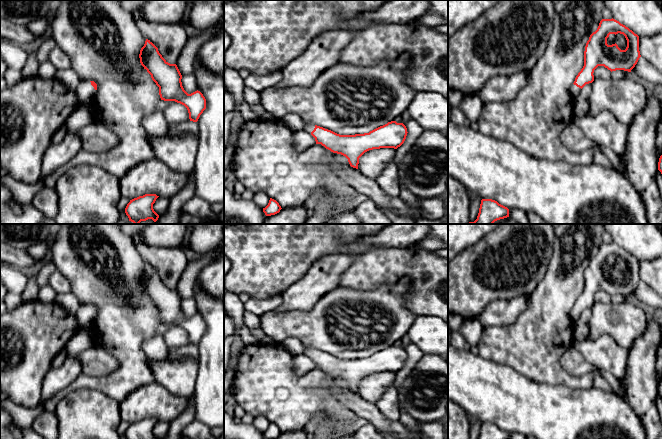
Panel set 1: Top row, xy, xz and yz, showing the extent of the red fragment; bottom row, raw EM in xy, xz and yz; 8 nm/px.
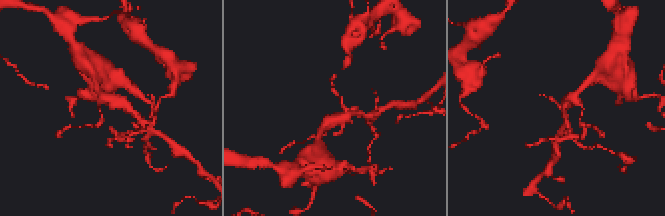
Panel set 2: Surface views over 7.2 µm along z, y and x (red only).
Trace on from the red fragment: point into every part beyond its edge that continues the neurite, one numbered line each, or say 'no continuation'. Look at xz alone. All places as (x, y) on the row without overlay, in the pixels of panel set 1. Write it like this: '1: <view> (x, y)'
1: xz (308, 351)

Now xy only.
1: xy (84, 315)

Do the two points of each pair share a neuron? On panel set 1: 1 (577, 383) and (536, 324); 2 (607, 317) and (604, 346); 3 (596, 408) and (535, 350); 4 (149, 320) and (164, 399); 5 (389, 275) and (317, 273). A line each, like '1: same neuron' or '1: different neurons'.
1: same neuron
2: different neurons
3: different neurons
4: different neurons
5: different neurons

